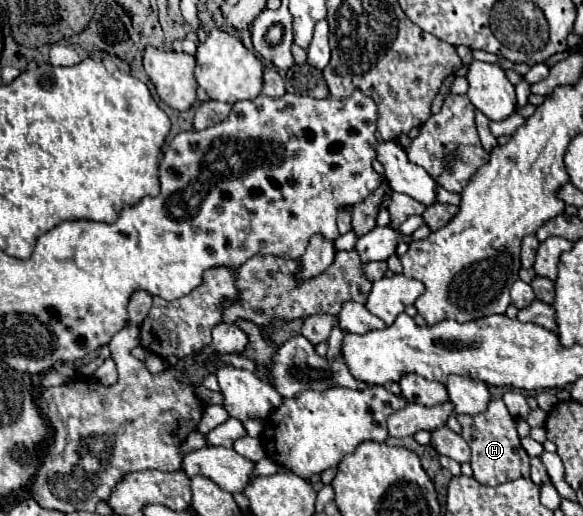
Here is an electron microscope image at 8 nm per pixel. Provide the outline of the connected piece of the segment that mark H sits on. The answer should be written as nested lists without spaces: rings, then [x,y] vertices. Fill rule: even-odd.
[[[501,398],[491,400],[487,410],[477,416],[461,414],[456,418],[462,427],[461,436],[471,448],[471,468],[477,482],[485,486],[499,486],[507,480],[529,476],[529,456],[519,442],[515,418],[509,414]]]

